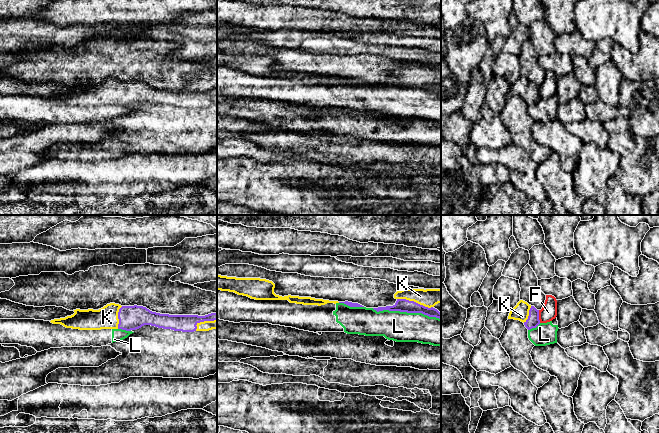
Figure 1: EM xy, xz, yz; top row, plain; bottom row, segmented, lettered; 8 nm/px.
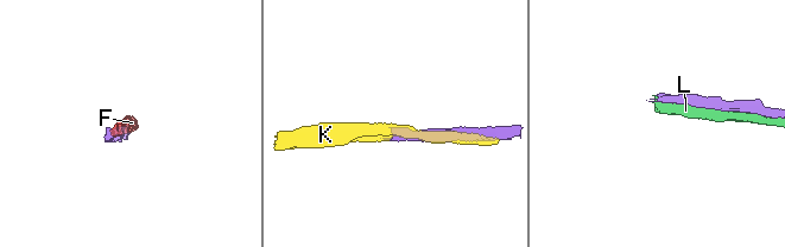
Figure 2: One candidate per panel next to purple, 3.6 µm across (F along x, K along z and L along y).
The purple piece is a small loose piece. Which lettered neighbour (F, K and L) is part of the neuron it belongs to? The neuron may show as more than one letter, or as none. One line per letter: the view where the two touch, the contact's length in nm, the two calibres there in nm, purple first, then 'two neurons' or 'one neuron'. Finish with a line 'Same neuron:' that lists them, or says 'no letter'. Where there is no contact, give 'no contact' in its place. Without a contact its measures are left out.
F: meets purple in yz; contact 110 nm long; 100 nm thick on the purple side, 130 nm on the other; two neurons
K: meets purple in xz; contact 300 nm long; 110 nm thick on the purple side, 150 nm on the other; one neuron
L: meets purple in xz; contact 550 nm long; 110 nm thick on the purple side, 240 nm on the other; two neurons
Same neuron: K

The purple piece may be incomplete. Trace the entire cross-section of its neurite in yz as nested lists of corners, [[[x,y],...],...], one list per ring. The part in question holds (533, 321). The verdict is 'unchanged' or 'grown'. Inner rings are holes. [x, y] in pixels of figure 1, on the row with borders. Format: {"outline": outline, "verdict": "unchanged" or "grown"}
{"outline": [[[520,300],[517,305],[511,309],[508,319],[519,320],[530,330],[540,324],[539,310],[527,302]]], "verdict": "grown"}

